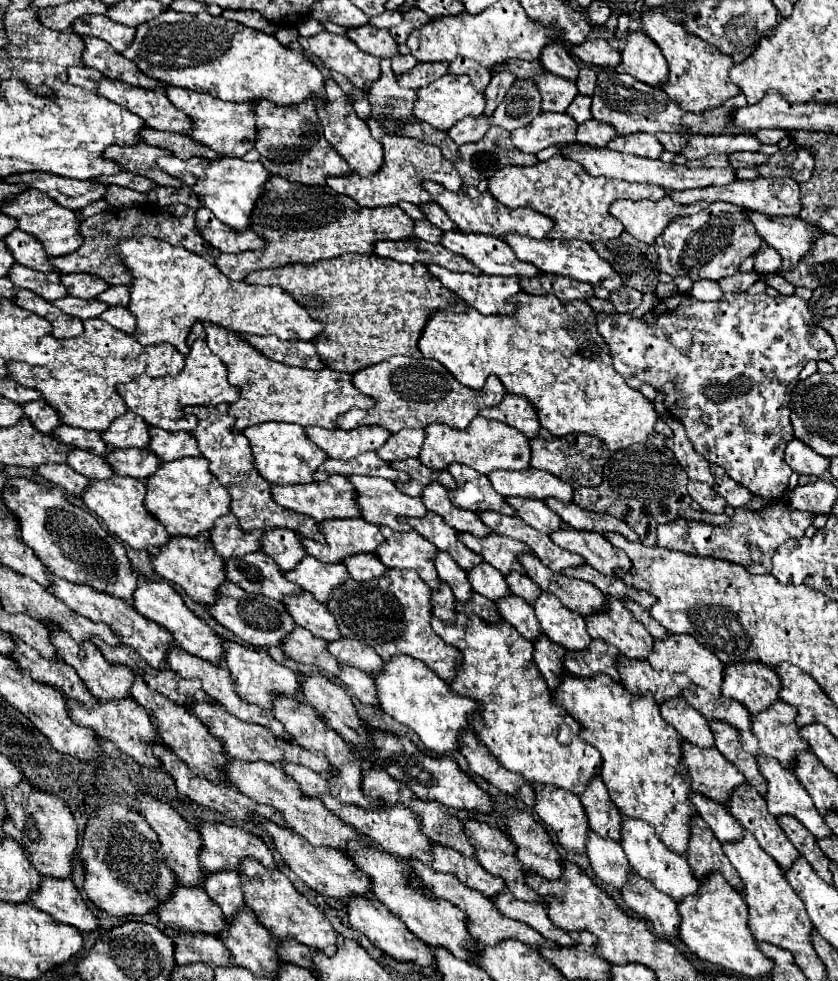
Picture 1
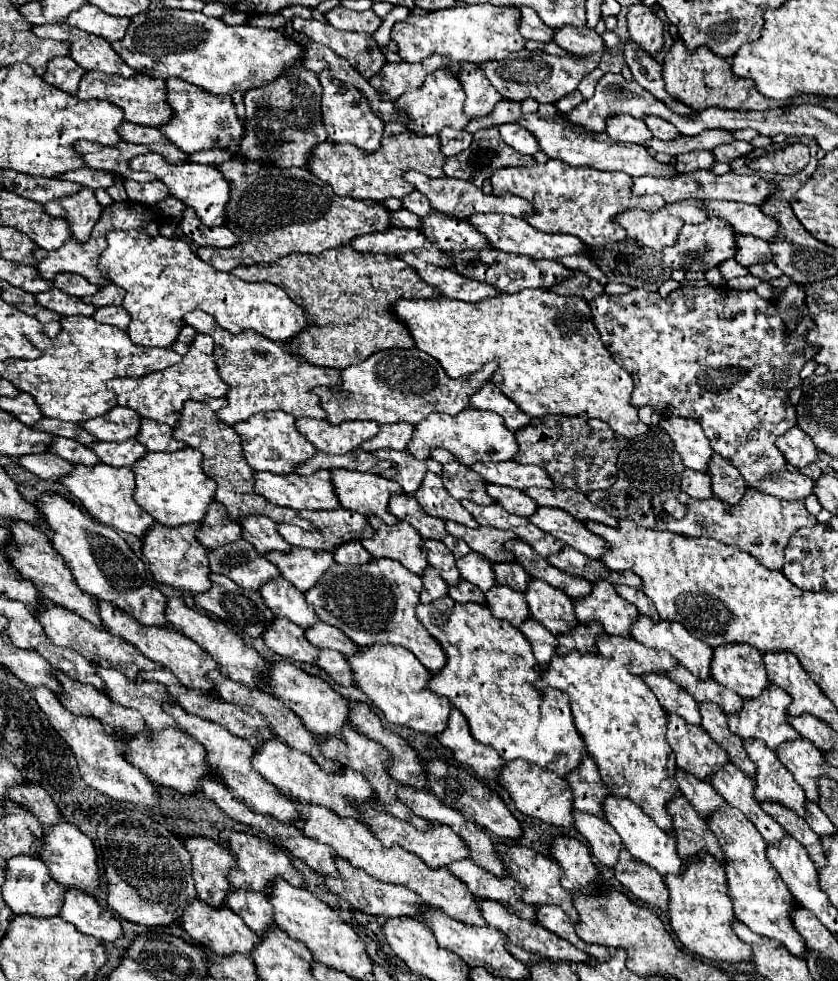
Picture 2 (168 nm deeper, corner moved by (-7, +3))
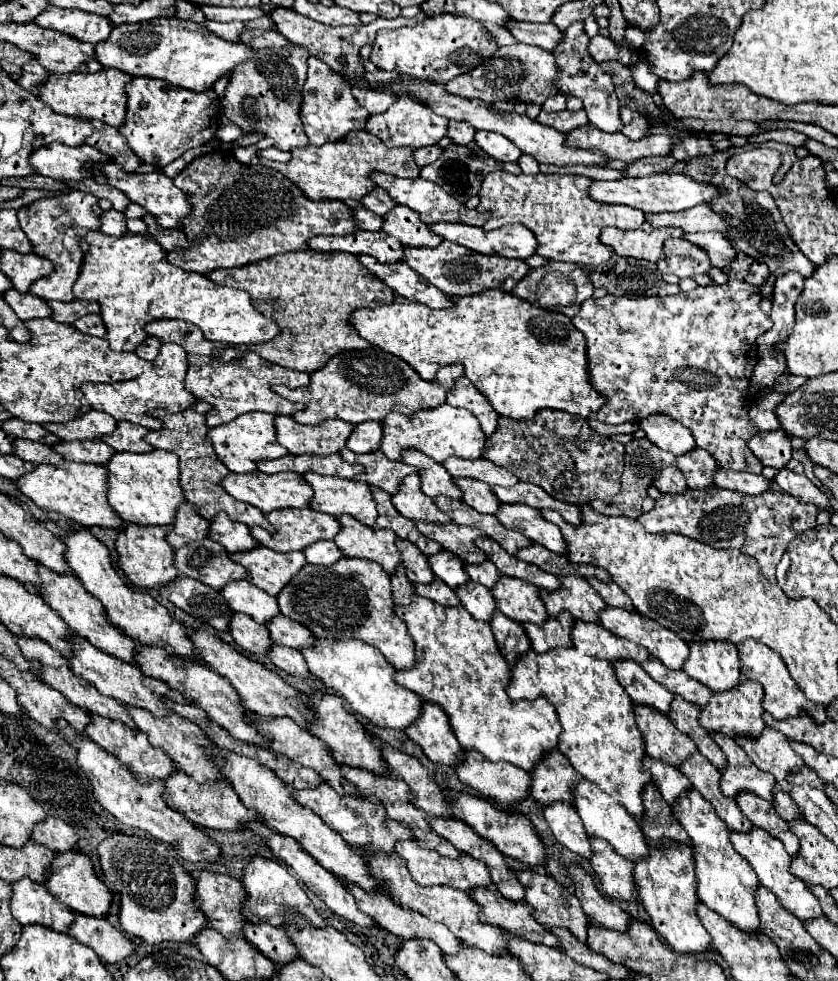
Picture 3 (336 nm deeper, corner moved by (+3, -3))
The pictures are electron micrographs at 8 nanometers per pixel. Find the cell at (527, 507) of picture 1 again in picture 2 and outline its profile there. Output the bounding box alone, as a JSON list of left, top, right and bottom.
[487,483,535,517]

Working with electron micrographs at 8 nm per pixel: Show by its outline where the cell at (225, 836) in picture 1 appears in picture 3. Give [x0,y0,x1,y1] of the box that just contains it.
[241,857,325,927]

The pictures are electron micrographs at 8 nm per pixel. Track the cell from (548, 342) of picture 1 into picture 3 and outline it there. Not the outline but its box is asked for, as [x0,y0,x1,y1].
[351,291,605,419]

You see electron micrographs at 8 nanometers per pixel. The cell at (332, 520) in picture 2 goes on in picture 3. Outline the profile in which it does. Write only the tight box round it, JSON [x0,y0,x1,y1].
[251,507,339,553]

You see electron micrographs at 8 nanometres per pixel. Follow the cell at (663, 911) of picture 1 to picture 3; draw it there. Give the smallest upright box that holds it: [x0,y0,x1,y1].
[591,839,637,901]

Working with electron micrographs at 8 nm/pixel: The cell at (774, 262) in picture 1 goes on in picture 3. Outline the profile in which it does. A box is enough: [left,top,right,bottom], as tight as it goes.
[683,233,737,269]

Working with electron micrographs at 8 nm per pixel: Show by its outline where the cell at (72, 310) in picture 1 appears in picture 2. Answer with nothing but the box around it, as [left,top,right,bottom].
[35,287,95,317]

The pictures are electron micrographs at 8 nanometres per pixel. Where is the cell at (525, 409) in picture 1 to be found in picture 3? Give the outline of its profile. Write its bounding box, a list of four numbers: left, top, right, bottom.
[447,377,499,435]

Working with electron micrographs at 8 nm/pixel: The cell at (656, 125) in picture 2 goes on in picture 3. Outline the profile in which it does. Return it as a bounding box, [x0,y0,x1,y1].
[621,107,649,139]

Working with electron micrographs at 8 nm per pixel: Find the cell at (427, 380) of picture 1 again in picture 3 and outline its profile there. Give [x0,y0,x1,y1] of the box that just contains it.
[293,347,465,425]

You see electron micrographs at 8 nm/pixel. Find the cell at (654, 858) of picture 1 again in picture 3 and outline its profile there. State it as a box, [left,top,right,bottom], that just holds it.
[573,779,649,863]

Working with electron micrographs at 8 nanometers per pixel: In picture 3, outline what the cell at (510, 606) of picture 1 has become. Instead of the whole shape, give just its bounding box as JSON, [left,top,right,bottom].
[455,581,497,623]

